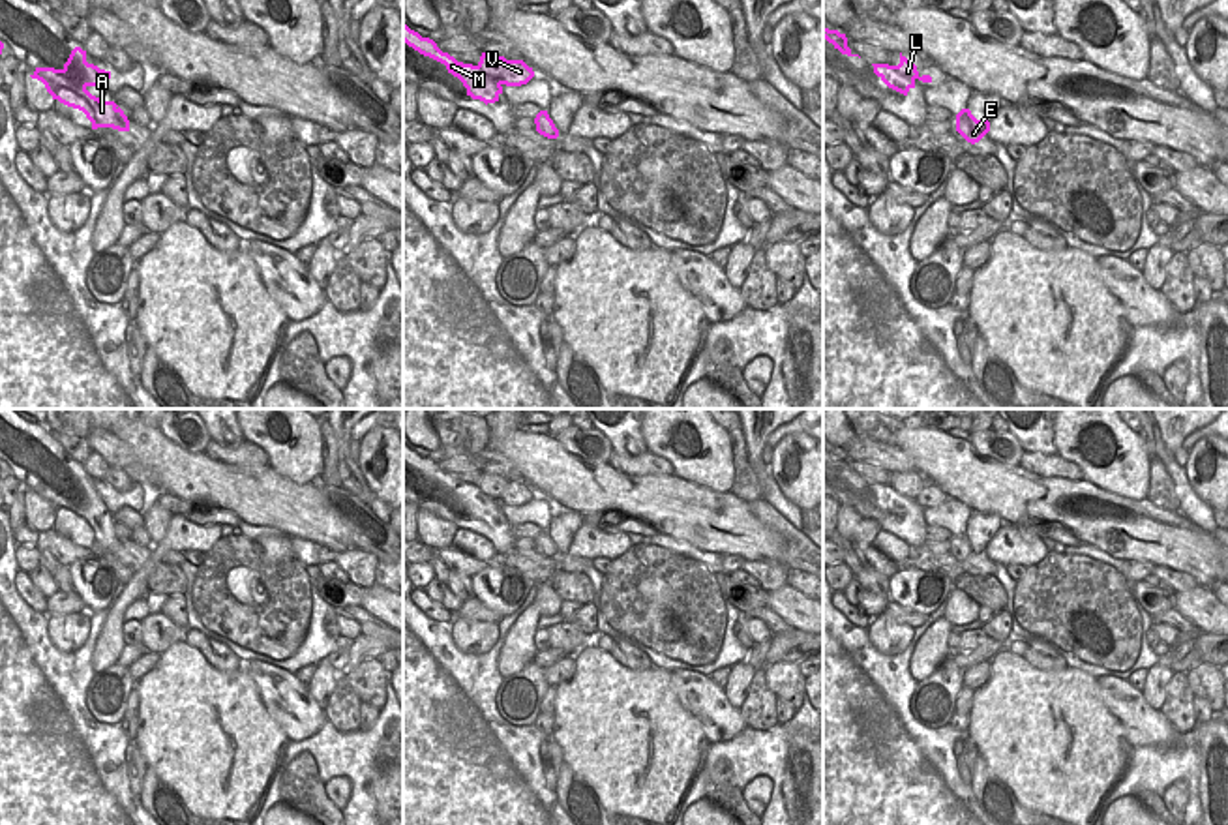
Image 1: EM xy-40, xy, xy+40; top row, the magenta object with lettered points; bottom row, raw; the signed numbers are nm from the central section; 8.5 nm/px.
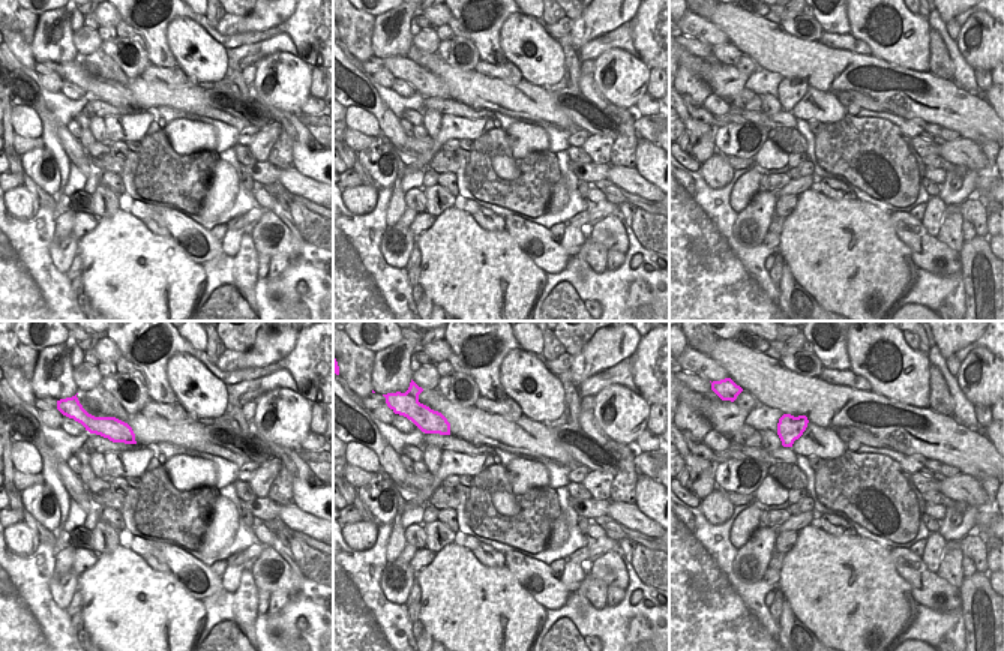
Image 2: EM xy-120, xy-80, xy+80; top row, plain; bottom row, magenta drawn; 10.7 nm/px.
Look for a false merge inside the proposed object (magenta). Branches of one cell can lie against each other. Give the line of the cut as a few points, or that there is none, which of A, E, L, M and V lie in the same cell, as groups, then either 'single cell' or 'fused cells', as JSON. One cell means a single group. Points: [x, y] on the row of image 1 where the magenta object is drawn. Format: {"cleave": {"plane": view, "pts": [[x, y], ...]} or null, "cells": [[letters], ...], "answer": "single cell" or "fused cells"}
{"cleave": {"plane": "xy", "pts": [[539, 130], [550, 135], [557, 134]]}, "cells": [["A", "L", "M", "V"], ["E"]], "answer": "fused cells"}

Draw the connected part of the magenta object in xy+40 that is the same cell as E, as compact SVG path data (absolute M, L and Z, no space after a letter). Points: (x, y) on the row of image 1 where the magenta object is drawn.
M962 109L962 129L958 131L967 142L979 142L988 131L988 120L977 120L969 109Z

